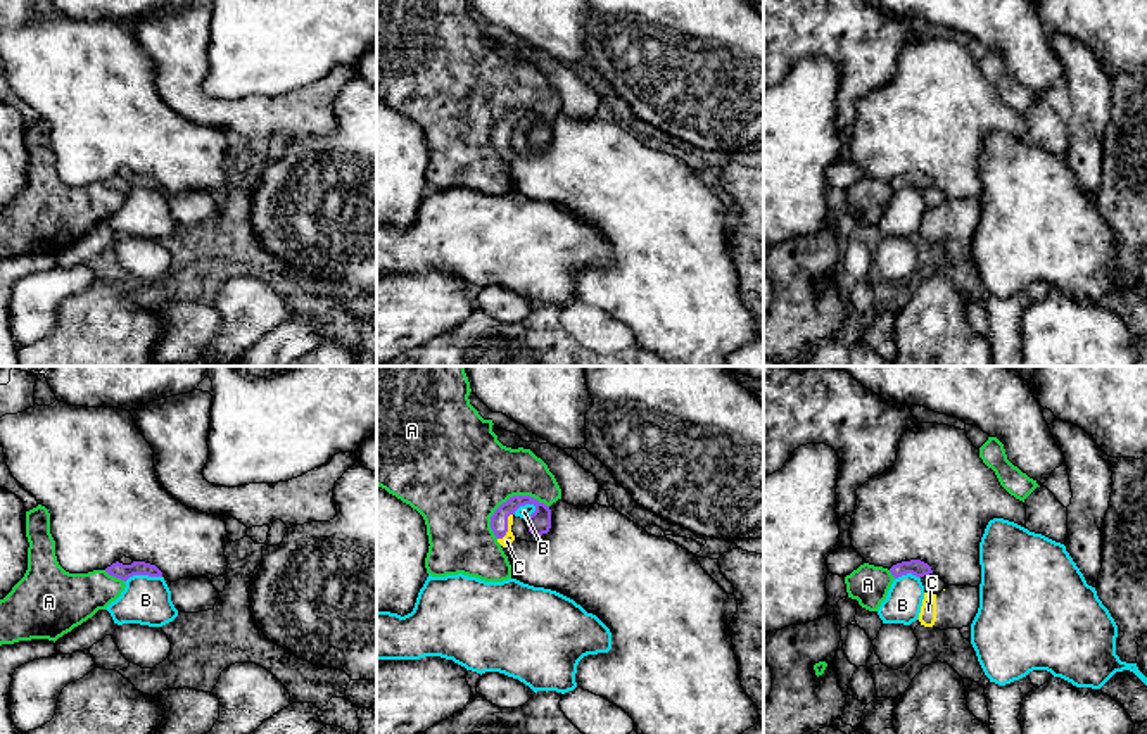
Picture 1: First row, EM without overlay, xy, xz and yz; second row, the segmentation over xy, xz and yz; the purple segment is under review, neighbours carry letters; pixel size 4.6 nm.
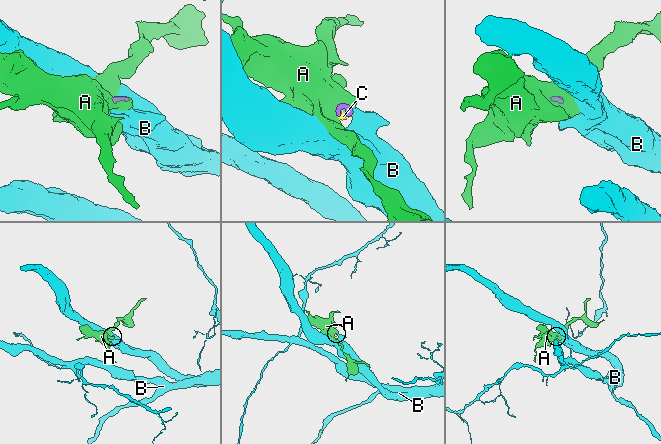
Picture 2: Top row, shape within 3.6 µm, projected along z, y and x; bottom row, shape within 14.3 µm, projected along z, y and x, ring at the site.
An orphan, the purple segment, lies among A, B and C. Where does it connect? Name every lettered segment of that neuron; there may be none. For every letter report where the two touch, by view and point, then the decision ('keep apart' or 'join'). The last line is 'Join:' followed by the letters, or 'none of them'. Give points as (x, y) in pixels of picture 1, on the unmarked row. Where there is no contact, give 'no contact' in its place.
A: meets purple in xz at (513, 109); keep apart
B: meets purple in xy at (142, 187); keep apart
C: meets purple in xz at (506, 140); join
Join: C

